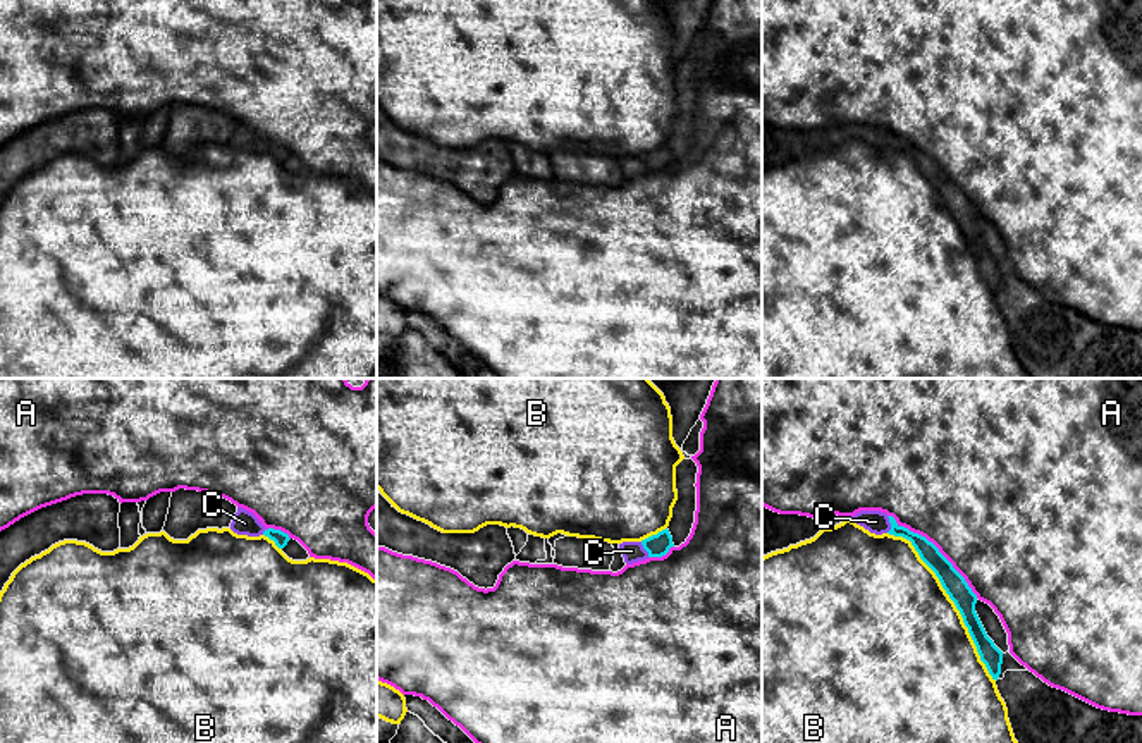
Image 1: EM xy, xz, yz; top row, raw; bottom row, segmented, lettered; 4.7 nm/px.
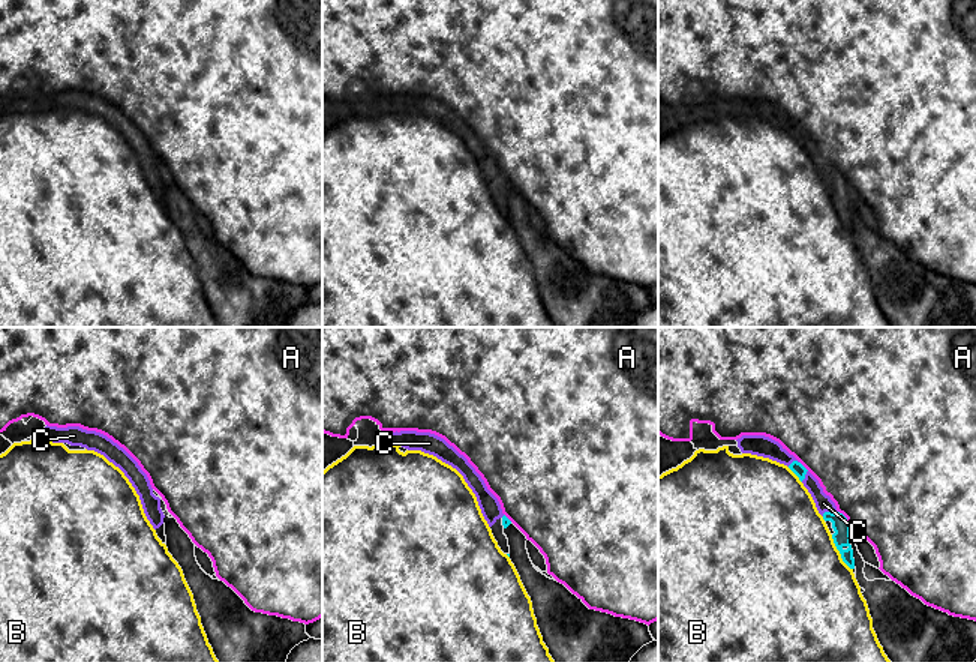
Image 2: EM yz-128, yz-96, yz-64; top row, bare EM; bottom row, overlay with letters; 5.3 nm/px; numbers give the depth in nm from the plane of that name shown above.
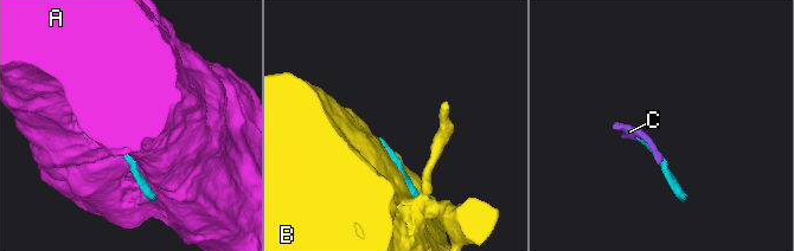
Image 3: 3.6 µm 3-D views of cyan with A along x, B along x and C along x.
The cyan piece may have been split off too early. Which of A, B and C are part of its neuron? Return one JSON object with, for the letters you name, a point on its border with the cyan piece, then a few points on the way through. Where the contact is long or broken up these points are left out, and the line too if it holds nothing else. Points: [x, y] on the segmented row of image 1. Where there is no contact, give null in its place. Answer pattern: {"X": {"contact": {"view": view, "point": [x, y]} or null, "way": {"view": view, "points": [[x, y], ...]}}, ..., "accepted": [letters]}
{"C": {"contact": {"view": "yz", "point": [891, 525]}}, "accepted": ["C"]}

